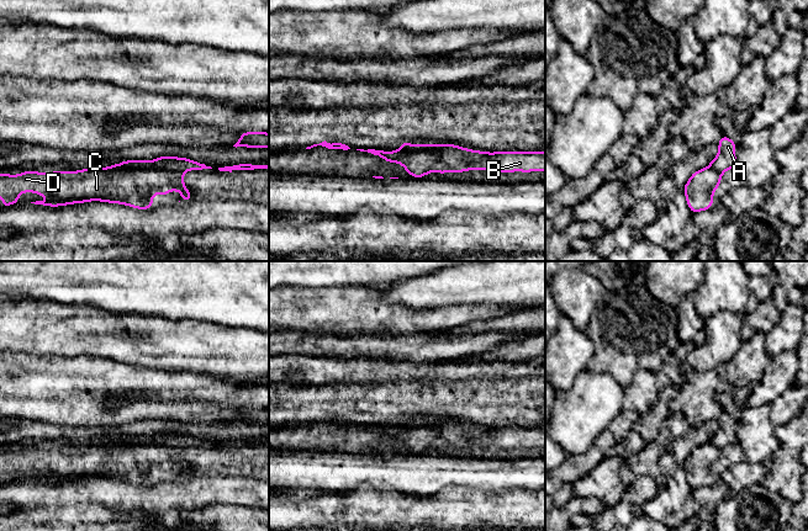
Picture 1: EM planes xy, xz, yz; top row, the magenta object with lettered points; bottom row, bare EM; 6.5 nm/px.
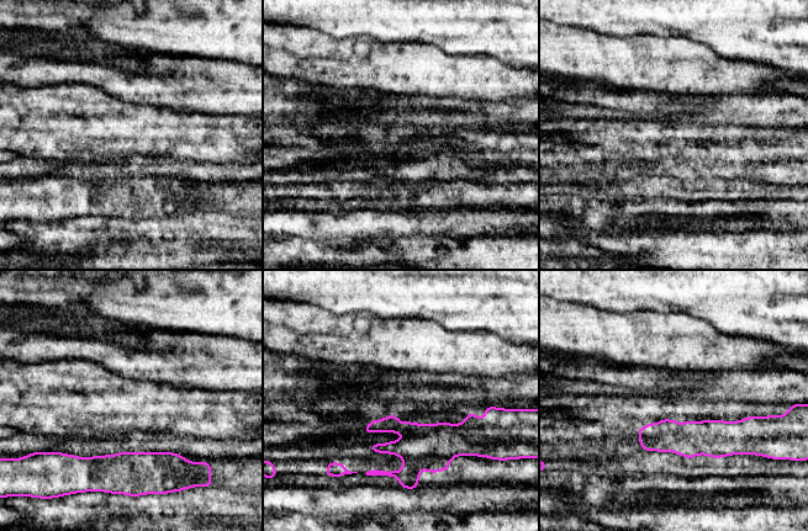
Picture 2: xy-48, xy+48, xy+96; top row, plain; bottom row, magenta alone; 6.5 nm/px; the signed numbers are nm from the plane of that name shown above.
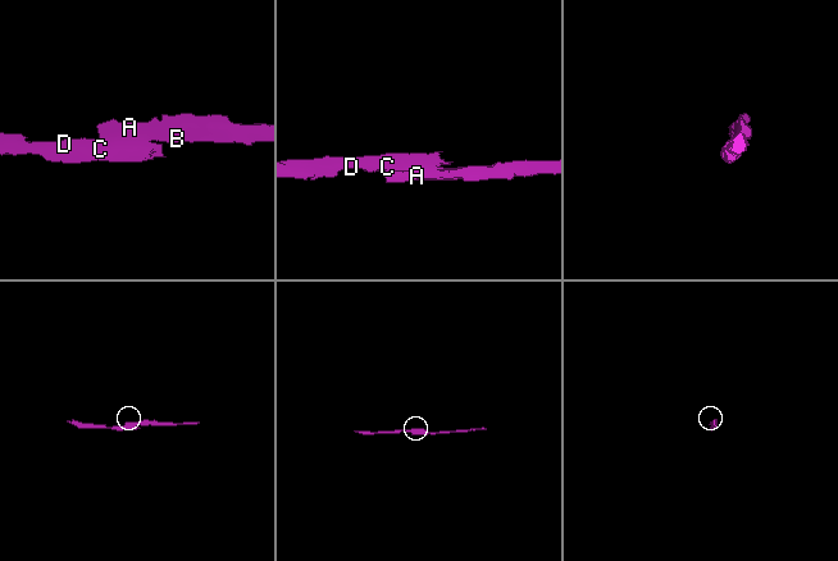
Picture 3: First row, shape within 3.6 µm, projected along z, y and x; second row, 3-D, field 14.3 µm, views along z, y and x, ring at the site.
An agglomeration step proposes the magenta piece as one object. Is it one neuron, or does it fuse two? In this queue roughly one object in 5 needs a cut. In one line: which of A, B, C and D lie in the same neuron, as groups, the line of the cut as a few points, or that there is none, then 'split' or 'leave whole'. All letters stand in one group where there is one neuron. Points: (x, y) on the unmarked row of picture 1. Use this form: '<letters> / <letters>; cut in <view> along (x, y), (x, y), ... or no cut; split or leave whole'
A B / C D; cut in xy along (107, 444), (177, 445), (183, 449); split

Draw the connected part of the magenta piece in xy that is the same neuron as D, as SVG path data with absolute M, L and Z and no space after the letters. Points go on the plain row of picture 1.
M95 442L76 447L0 450L1 483L15 480L23 468L44 471L46 477L31 478L49 483L91 477L149 485L155 469L180 467L180 477L194 473L184 461L184 448L167 445L109 445Z

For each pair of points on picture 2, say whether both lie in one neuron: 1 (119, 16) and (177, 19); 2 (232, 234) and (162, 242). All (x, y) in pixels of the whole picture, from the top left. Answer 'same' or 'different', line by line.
1: same
2: same

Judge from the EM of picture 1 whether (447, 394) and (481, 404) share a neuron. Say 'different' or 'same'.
same

